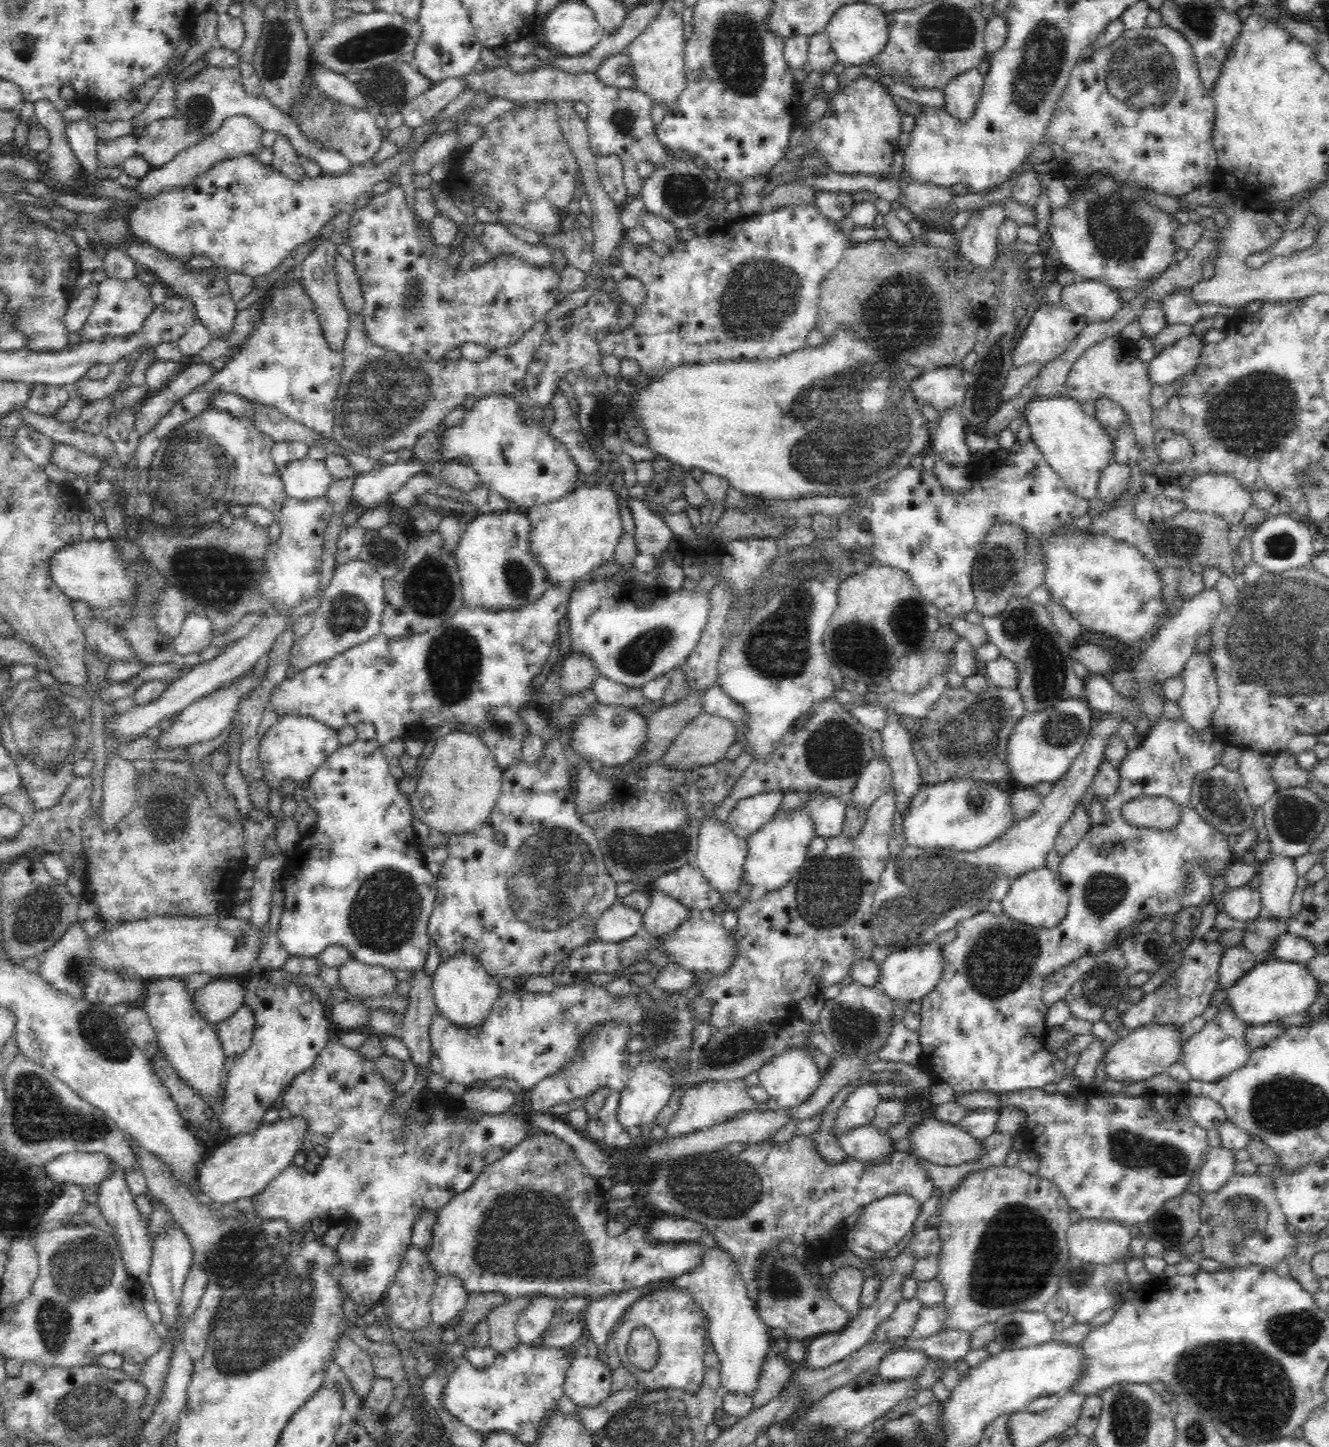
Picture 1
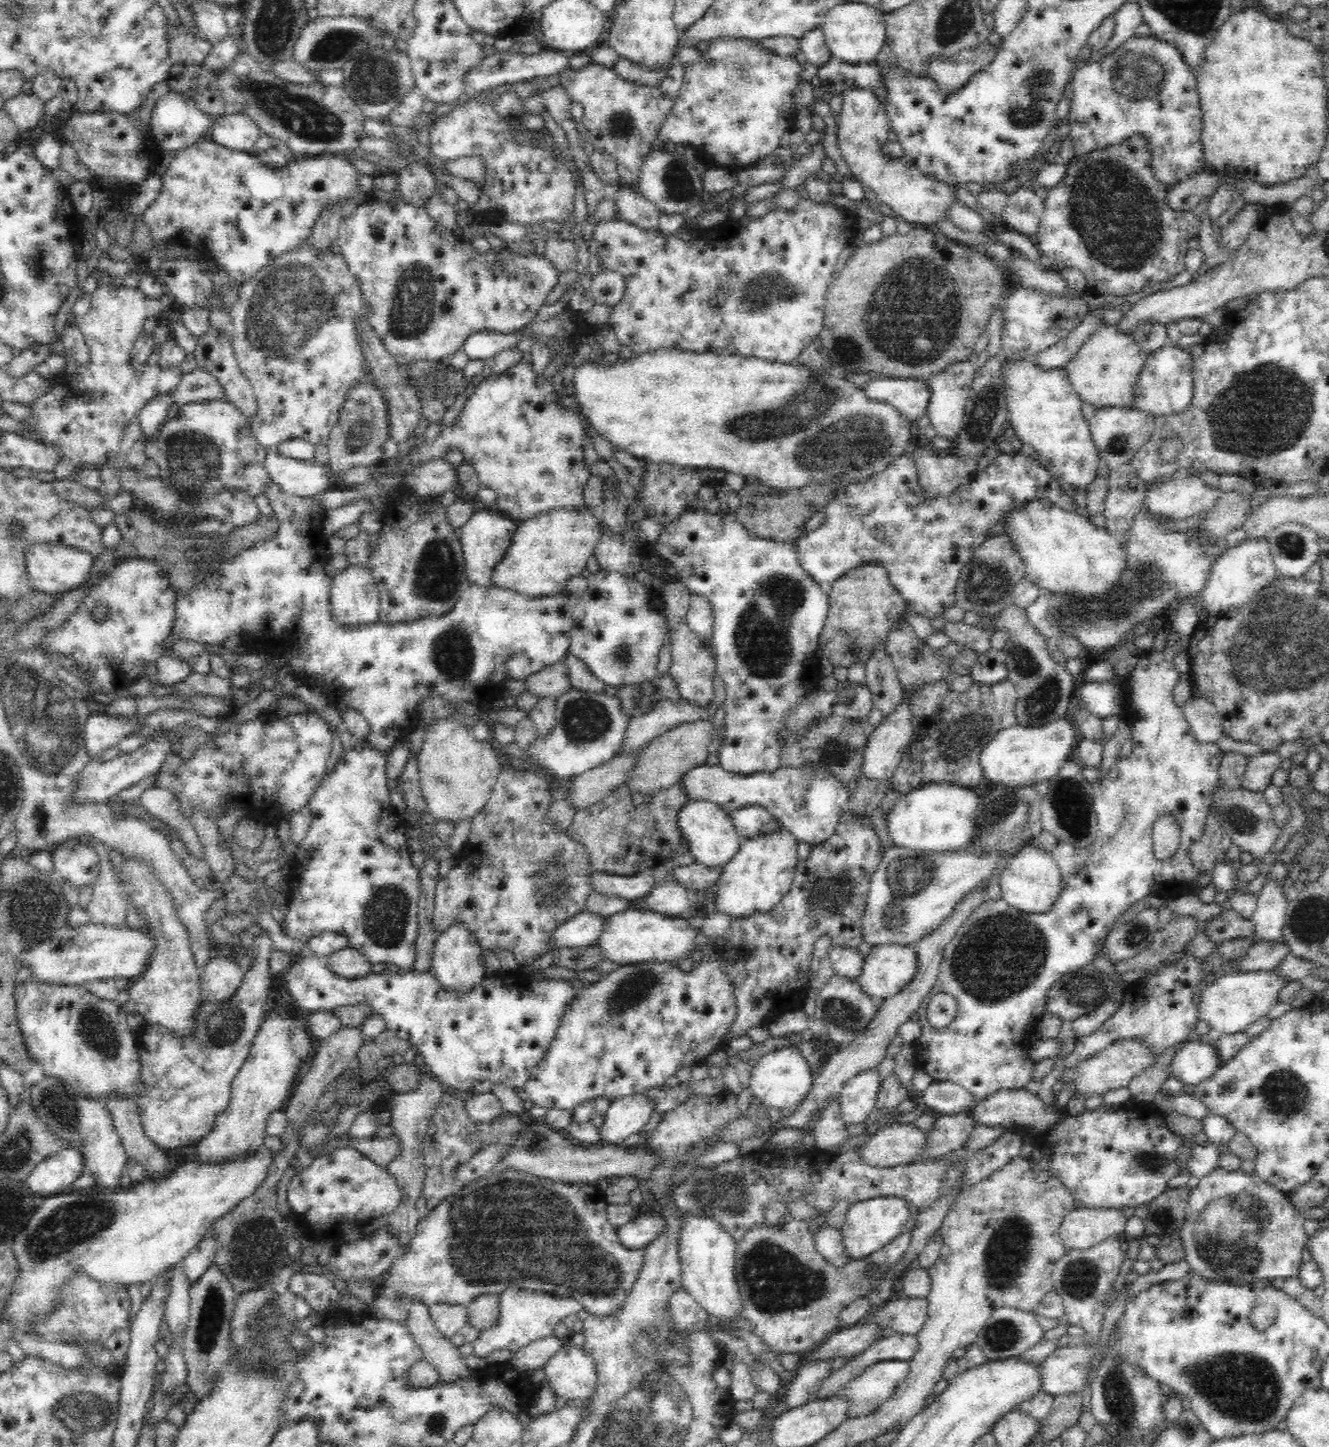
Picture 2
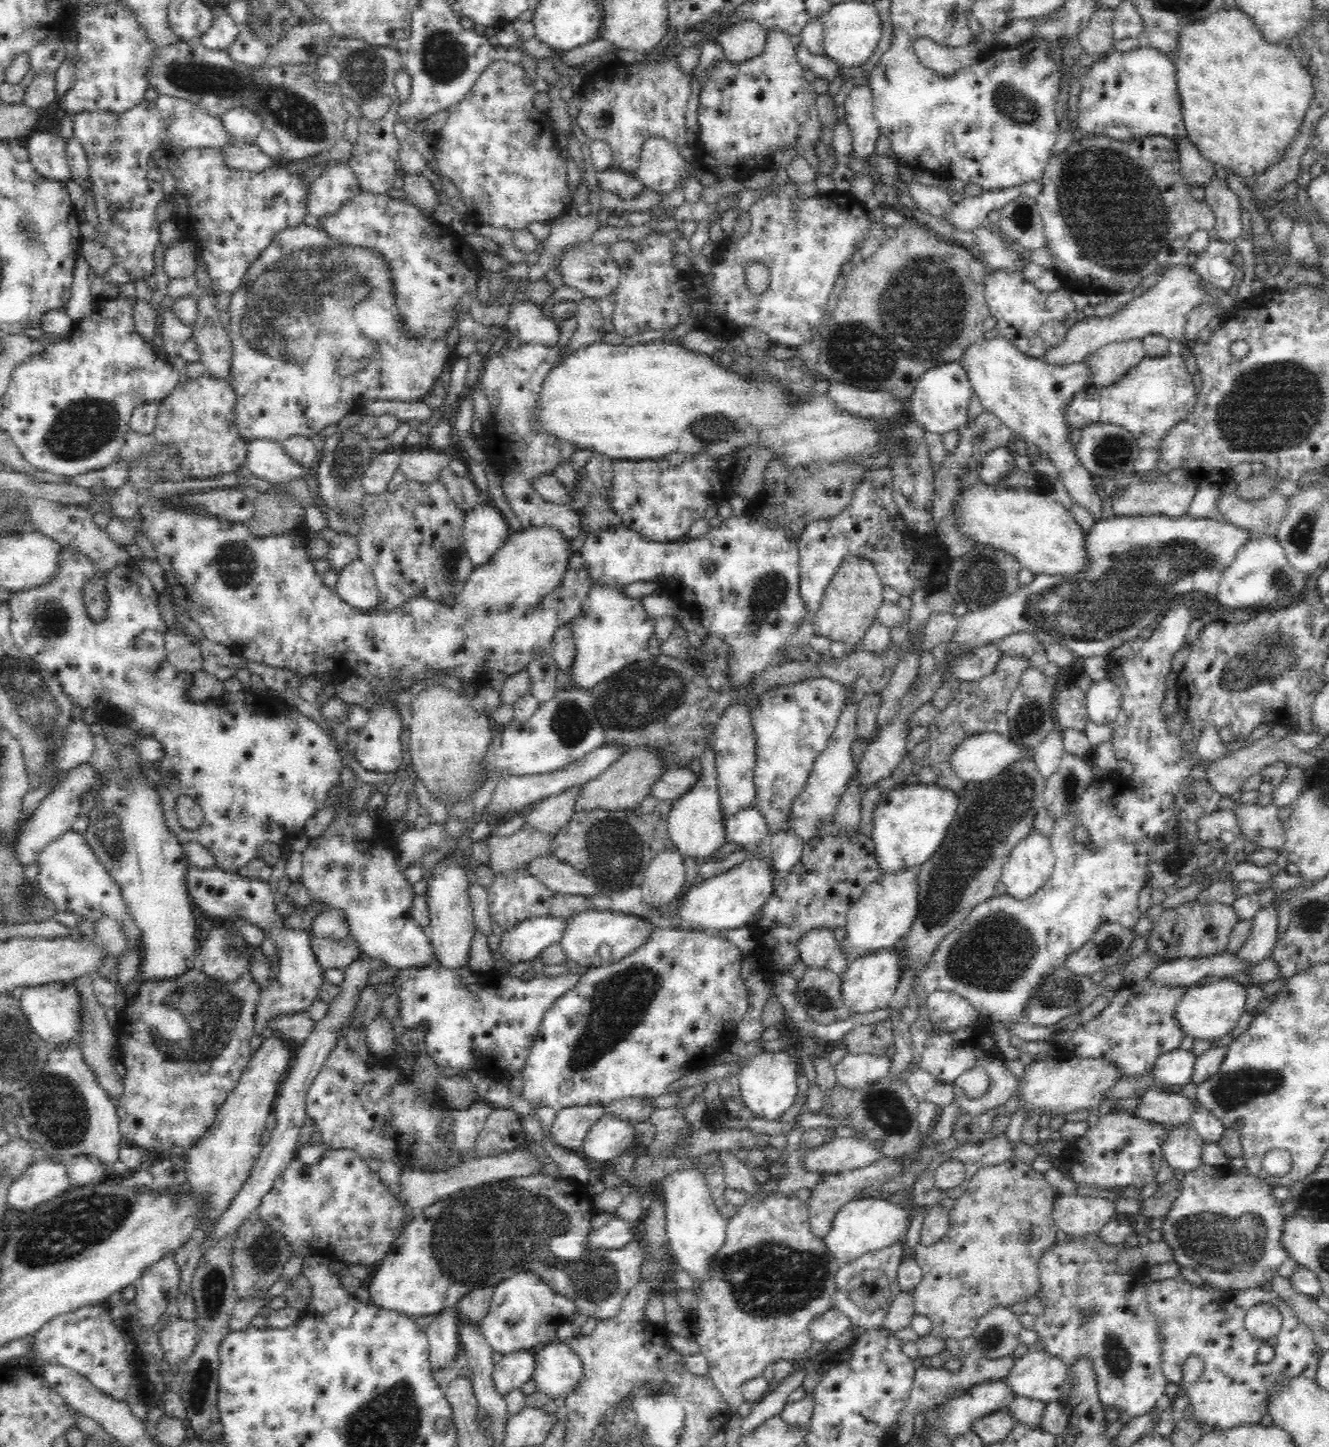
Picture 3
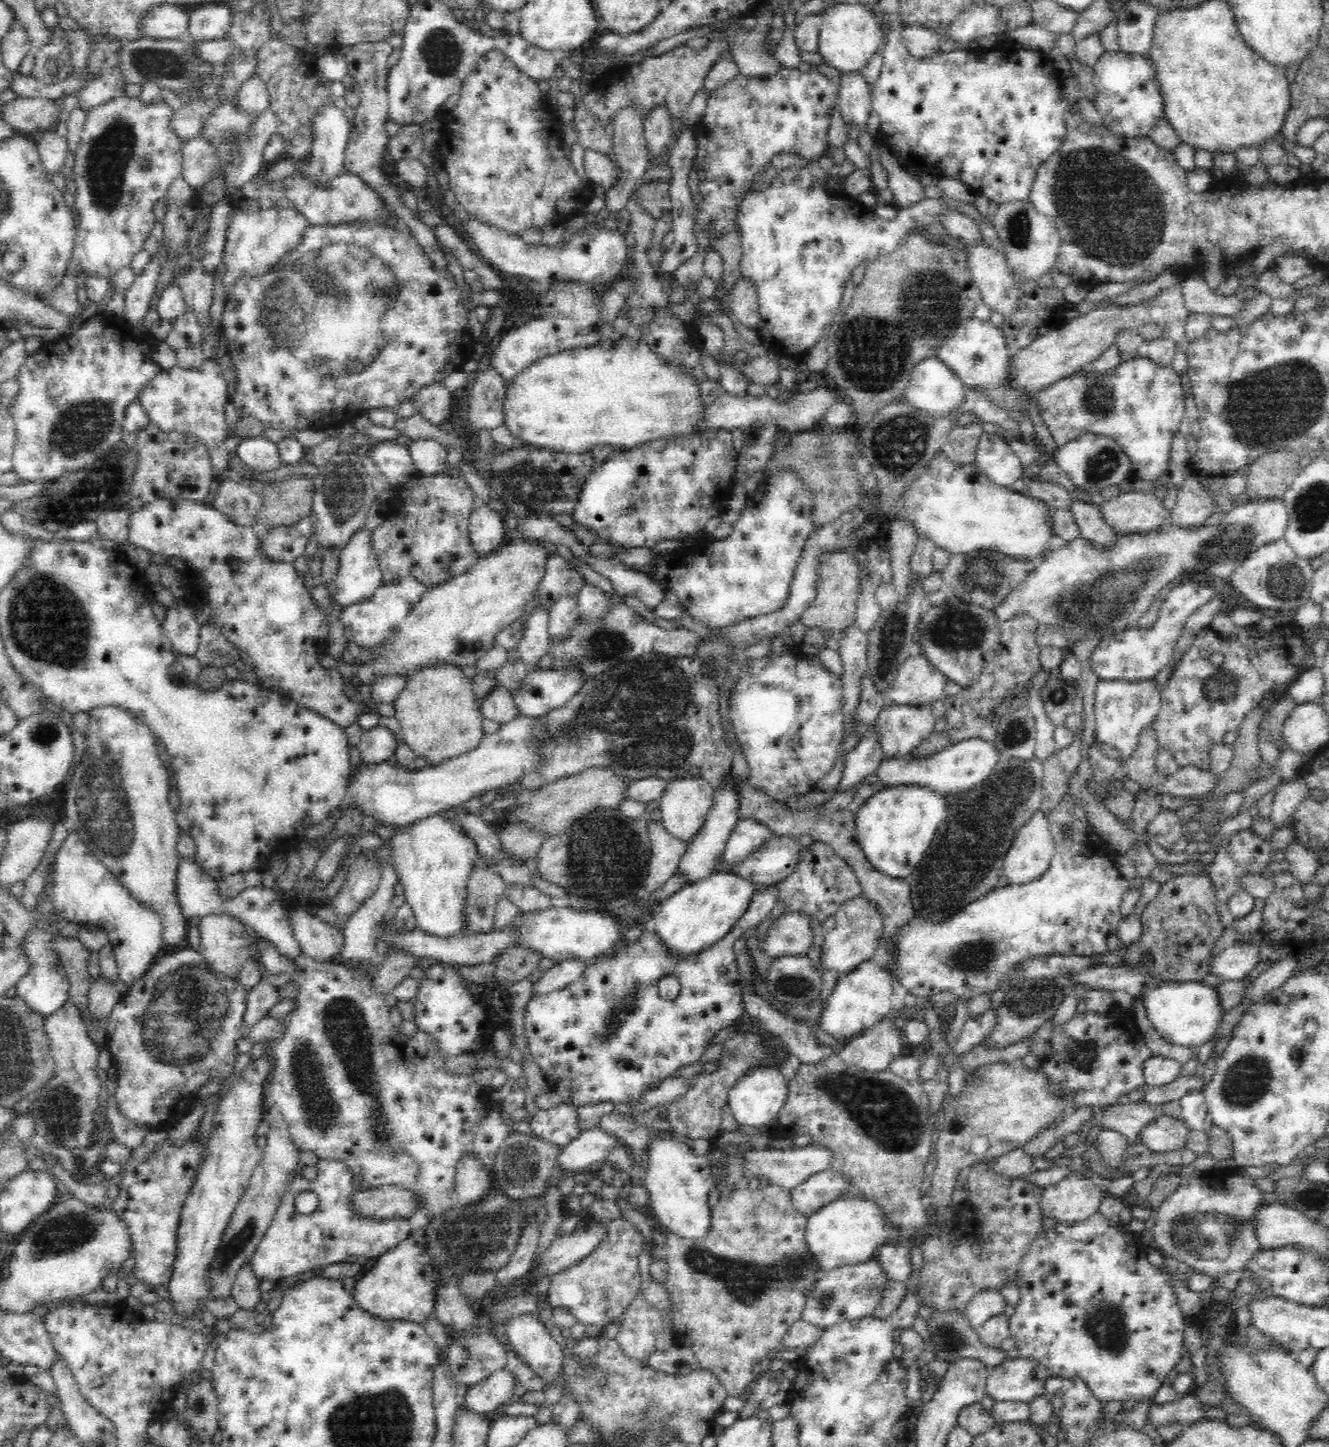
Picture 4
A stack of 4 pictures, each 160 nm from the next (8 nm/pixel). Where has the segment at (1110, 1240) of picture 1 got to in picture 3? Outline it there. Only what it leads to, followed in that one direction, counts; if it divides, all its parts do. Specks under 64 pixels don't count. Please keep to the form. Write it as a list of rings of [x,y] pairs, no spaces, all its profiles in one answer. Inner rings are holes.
[[[1057,1192],[1050,1206],[1055,1225],[1070,1234],[1098,1232],[1114,1212],[1114,1204],[1102,1196]]]

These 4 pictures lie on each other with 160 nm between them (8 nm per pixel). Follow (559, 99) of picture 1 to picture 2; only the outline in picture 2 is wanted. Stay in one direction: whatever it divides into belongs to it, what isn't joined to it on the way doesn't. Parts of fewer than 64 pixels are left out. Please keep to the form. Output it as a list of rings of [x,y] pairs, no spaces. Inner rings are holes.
[[[588,63],[578,70],[570,66],[560,73],[560,82],[567,84],[571,97],[582,103],[581,121],[588,131],[587,139],[594,149],[603,148],[615,156],[620,181],[633,185],[639,179],[642,158],[652,146],[666,141],[661,130],[676,106],[677,94],[668,94],[659,84],[642,84],[626,78],[615,67]]]

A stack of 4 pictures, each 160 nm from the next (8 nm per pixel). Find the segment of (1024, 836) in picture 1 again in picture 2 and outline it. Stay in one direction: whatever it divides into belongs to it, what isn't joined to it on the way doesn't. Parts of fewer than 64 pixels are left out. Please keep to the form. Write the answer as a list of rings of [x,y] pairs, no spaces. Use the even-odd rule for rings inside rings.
[[[888,847],[884,851],[877,870],[870,876],[868,893],[858,919],[862,941],[872,947],[911,945],[949,914],[955,901],[973,888],[997,860],[992,855],[990,860],[979,860],[978,855],[958,850],[926,854]]]

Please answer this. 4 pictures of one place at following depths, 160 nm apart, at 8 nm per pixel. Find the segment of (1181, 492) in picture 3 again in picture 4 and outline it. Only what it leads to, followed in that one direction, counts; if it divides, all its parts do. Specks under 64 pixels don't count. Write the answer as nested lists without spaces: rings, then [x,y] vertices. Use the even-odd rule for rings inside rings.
[[[1121,493],[1094,508],[1095,518],[1118,536],[1146,534],[1166,522],[1167,510],[1153,494]]]

